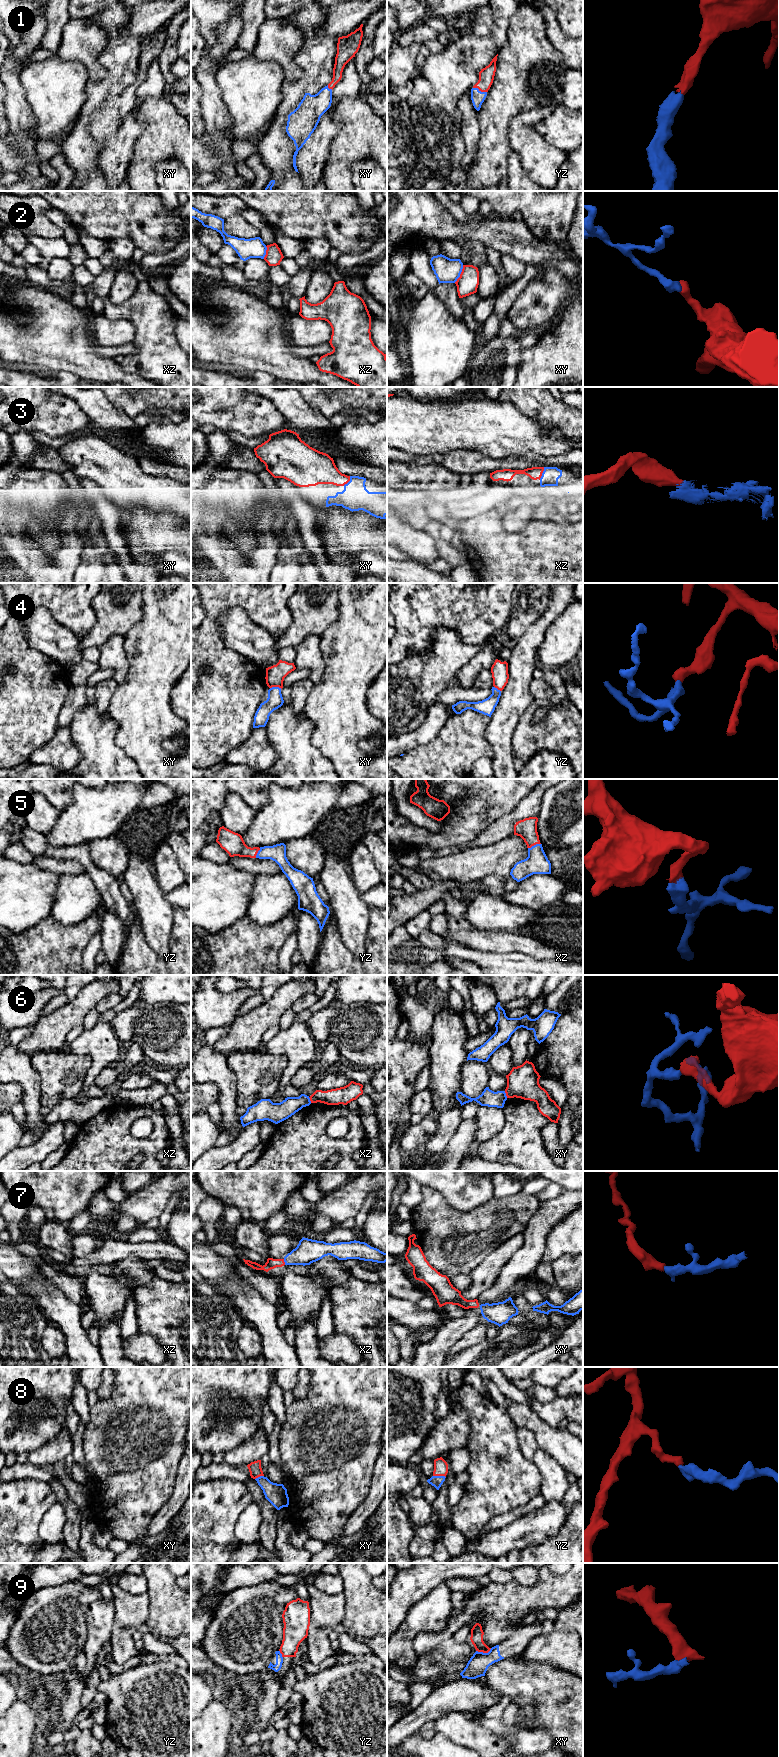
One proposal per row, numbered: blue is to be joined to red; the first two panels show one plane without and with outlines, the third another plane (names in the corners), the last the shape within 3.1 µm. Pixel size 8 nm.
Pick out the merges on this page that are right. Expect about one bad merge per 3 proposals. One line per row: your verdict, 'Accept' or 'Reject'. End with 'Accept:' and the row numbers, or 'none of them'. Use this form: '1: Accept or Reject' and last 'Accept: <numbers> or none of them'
1: Accept
2: Reject
3: Accept
4: Accept
5: Accept
6: Reject
7: Accept
8: Accept
9: Reject
Accept: 1, 3, 4, 5, 7, 8

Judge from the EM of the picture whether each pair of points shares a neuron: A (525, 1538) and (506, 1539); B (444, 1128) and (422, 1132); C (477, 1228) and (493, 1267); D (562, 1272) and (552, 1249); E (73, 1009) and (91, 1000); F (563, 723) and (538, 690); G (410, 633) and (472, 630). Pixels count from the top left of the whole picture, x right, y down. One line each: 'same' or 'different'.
A: same
B: different
C: different
D: different
E: same
F: different
G: same

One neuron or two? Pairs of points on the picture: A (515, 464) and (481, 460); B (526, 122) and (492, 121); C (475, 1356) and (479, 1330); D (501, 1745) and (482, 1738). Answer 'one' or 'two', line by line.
A: one
B: two
C: two
D: one

